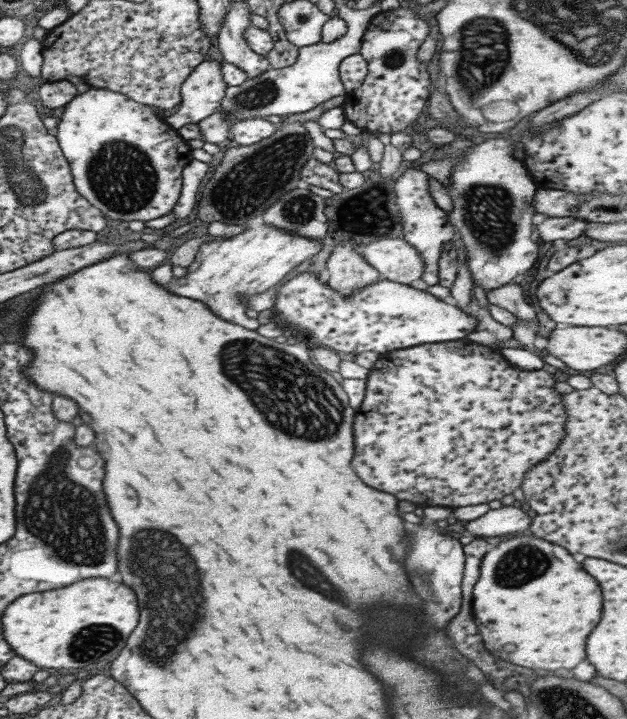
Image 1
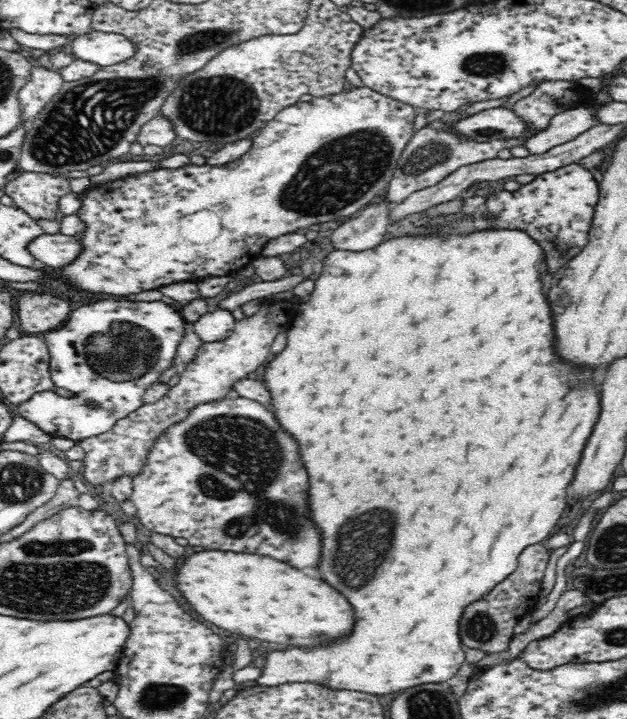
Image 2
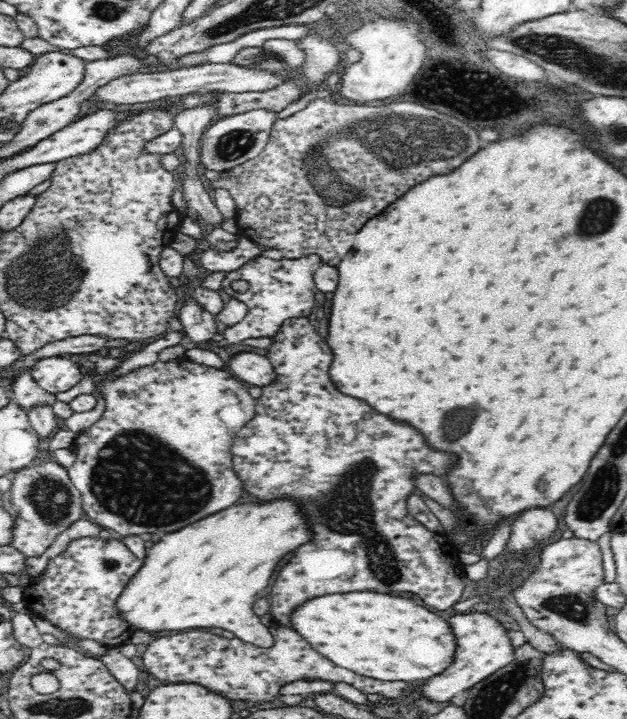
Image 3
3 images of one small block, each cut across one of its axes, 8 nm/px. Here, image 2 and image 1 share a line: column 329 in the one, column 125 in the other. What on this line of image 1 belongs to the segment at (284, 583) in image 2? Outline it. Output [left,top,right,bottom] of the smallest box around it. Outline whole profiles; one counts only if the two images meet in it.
[1,578,139,677]

